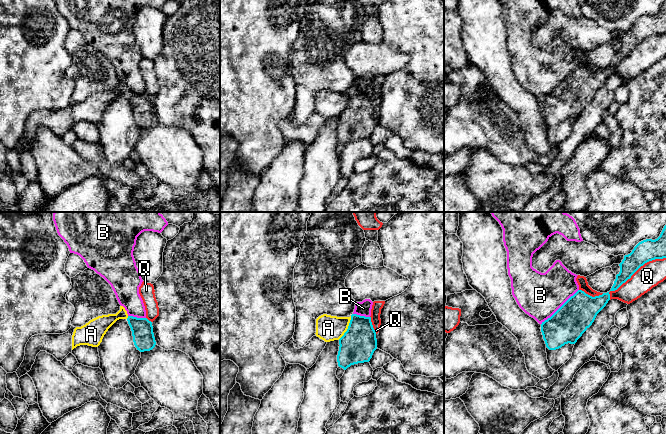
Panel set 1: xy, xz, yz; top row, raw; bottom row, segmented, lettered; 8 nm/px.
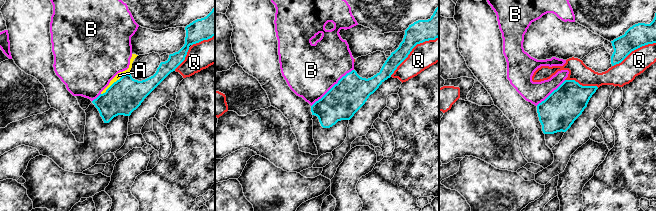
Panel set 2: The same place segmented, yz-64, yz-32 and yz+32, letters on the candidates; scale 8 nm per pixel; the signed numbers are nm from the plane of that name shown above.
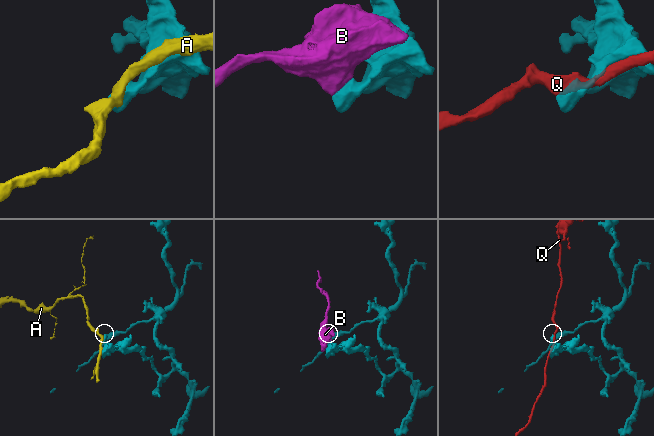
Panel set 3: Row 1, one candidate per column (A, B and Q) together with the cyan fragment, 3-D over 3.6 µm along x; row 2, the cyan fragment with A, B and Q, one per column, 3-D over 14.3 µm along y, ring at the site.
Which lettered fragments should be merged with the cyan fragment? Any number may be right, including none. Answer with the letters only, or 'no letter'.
no letter

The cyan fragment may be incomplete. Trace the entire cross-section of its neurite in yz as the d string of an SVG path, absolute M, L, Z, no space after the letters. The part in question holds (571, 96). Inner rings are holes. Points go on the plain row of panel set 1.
M578 66L550 94L542 98L541 108L546 123L549 126L556 126L568 119L575 120L592 101L597 90L606 82L609 76L609 68L592 73L584 67Z

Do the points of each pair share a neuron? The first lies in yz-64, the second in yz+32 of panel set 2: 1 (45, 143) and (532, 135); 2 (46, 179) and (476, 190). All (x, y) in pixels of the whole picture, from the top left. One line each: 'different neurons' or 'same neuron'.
1: different neurons
2: same neuron

